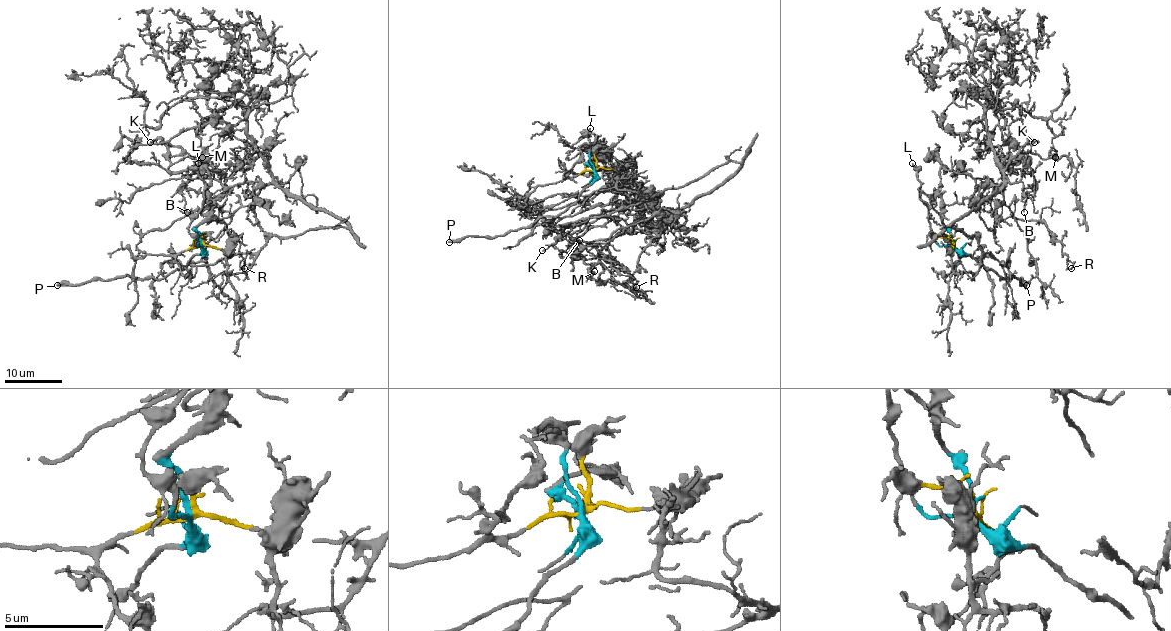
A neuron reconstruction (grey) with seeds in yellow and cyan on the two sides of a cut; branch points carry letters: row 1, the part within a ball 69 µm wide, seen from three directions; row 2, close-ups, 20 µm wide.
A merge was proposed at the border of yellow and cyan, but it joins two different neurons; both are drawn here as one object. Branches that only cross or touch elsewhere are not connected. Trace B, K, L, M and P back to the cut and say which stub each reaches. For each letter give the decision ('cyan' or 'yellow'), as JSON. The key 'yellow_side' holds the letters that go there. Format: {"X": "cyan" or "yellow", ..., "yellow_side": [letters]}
{"B": "yellow", "K": "yellow", "L": "cyan", "M": "yellow", "P": "cyan", "yellow_side": ["B", "K", "M"]}

